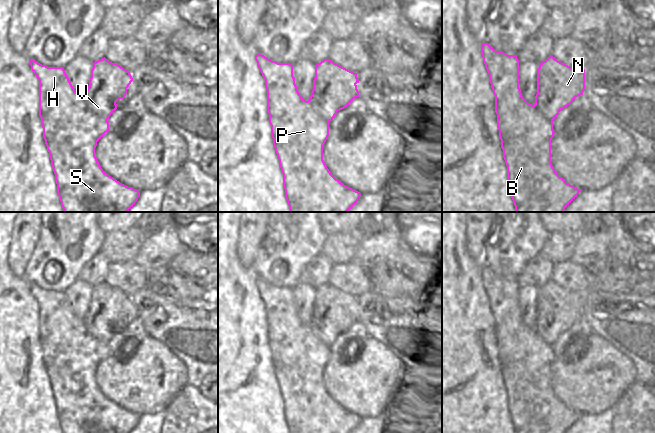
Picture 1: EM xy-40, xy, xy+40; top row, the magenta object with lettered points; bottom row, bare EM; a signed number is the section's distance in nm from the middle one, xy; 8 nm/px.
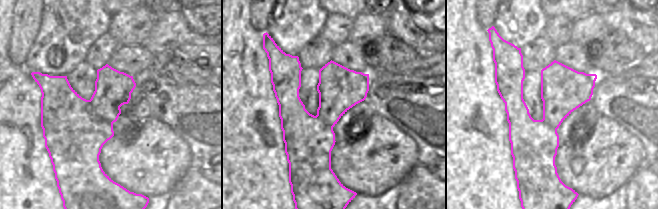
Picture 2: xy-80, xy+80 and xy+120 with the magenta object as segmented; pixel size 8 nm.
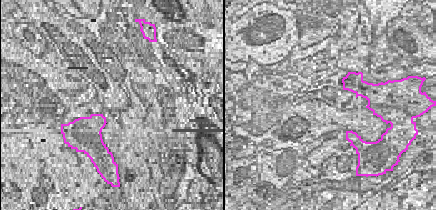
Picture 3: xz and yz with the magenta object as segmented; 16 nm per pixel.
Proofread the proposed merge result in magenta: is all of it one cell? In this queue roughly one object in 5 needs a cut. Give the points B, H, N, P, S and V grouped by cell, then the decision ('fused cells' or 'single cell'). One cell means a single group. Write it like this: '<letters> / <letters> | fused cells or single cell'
B H N P S V | single cell

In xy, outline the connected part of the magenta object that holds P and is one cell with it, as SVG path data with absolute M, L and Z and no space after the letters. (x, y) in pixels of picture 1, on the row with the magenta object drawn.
M260 53L255 60L265 80L271 136L290 212L348 212L361 193L331 174L323 160L323 146L329 136L329 122L359 97L357 73L324 59L315 65L313 90L306 101L297 90L292 64L272 61Z

